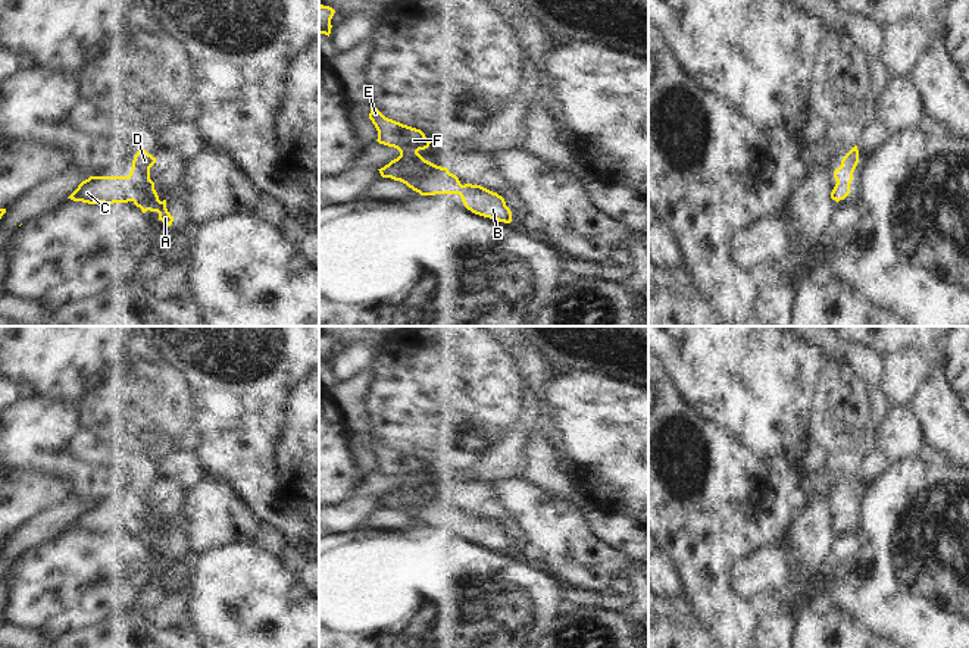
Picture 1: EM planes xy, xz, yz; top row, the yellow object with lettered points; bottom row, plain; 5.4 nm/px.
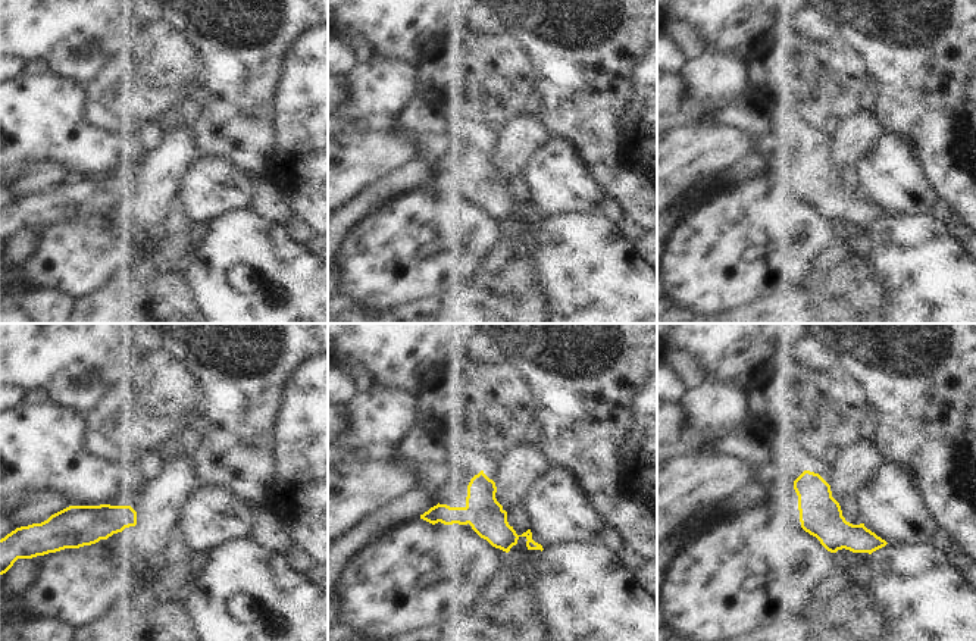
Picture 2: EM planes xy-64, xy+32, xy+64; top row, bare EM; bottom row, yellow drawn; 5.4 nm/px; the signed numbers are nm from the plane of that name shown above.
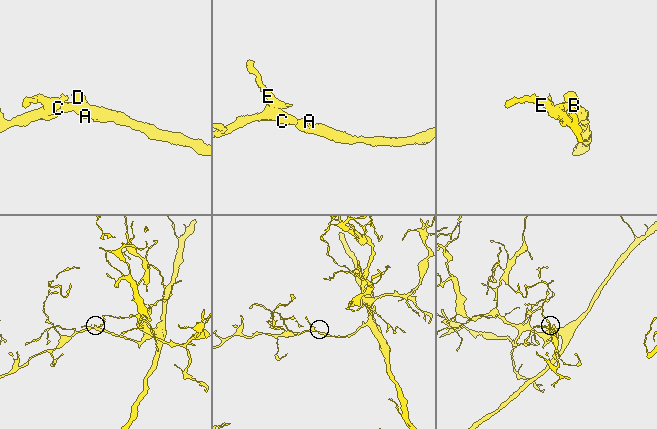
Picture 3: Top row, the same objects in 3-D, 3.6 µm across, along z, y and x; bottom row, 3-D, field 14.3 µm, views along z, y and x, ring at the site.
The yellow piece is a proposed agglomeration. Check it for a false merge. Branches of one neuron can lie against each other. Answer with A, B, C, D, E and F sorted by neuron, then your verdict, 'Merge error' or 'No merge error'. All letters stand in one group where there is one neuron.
Groups: A B C D E F. No merge error.

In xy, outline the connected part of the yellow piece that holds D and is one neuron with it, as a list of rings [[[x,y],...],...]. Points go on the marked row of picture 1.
[[[141,148],[134,156],[128,176],[90,176],[68,198],[88,204],[132,201],[143,213],[157,212],[159,220],[171,226],[174,216],[166,209],[166,200],[159,200],[150,179],[150,168],[154,163],[156,157]]]

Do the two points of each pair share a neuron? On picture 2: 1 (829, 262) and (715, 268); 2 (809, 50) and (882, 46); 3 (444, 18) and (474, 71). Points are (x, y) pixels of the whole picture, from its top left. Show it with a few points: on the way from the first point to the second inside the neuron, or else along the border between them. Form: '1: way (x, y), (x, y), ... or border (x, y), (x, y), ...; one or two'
1: border (831, 244), (820, 271); two
2: border (825, 27), (837, 31), (860, 55), (869, 78); two
3: border (481, 18), (463, 30), (454, 30), (432, 59); two

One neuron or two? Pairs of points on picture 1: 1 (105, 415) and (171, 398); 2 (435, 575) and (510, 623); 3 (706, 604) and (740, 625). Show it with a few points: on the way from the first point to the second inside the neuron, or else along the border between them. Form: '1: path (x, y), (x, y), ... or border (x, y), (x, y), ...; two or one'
1: path (121, 406), (155, 406); one
2: path (455, 594), (469, 609), (491, 609); one
3: path (715, 609), (731, 622); one

